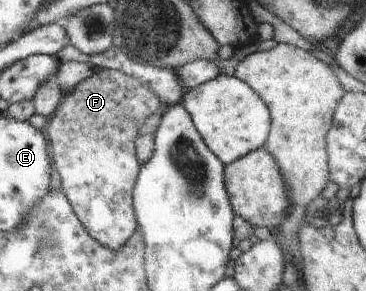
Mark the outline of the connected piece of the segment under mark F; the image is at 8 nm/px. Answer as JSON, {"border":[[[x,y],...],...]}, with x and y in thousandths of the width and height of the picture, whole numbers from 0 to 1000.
{"border":[[[279,237],[194,309],[137,402],[126,457],[139,485],[150,584],[167,608],[164,646],[249,818],[303,859],[336,852],[377,790],[358,660],[388,567],[374,540],[377,457],[388,426],[415,392],[443,392],[451,364],[404,289],[314,237]]]}

